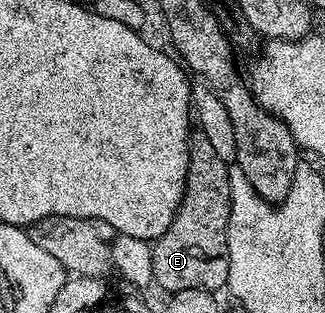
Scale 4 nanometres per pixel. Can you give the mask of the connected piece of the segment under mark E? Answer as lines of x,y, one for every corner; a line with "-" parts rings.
197,129
190,134
185,195
167,233
152,244
153,283
166,293
183,289
217,293
228,284
228,218
232,215
229,166
227,160
215,153
211,141
207,141
207,133

